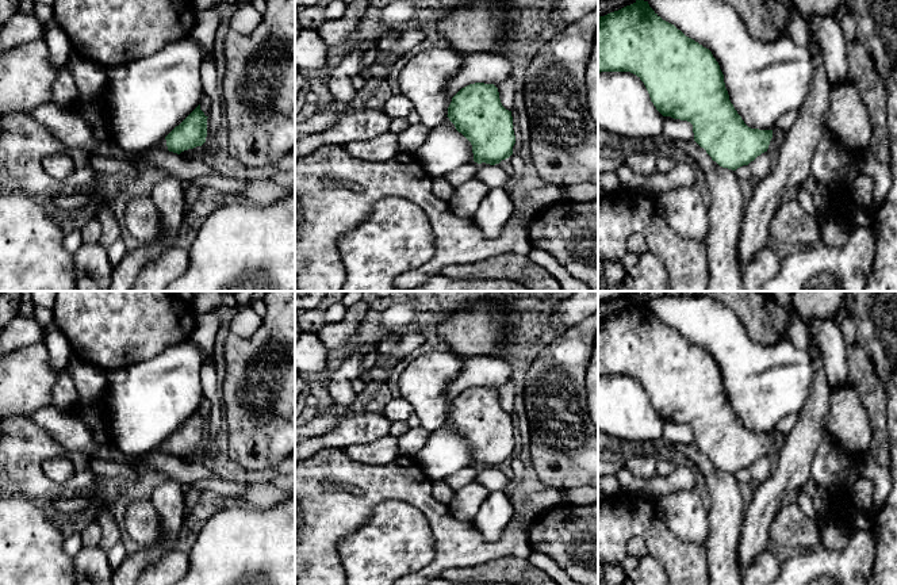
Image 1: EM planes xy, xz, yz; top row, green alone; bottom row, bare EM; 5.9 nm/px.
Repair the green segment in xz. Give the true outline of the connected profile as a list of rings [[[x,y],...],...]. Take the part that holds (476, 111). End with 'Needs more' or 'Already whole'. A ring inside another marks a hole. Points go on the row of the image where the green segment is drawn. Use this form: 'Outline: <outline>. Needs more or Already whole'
Outline: [[[475,83],[461,88],[452,98],[446,116],[471,142],[475,162],[495,165],[513,154],[511,111],[502,106],[494,84]]]. Already whole

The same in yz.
Outline: [[[644,0],[598,16],[598,73],[630,72],[645,85],[663,116],[693,125],[694,141],[720,167],[736,171],[767,152],[773,130],[748,127],[729,100],[712,51],[663,20]]]. Already whole

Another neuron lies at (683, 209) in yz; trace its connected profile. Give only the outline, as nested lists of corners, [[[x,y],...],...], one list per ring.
[[[695,186],[663,192],[656,203],[659,213],[676,233],[694,241],[706,241],[710,210]]]

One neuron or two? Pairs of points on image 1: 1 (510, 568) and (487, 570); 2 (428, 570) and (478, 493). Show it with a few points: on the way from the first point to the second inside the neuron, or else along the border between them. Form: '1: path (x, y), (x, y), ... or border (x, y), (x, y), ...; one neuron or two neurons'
1: path (505, 570), (493, 570); one neuron
2: border (447, 505), (459, 520), (471, 523); two neurons

